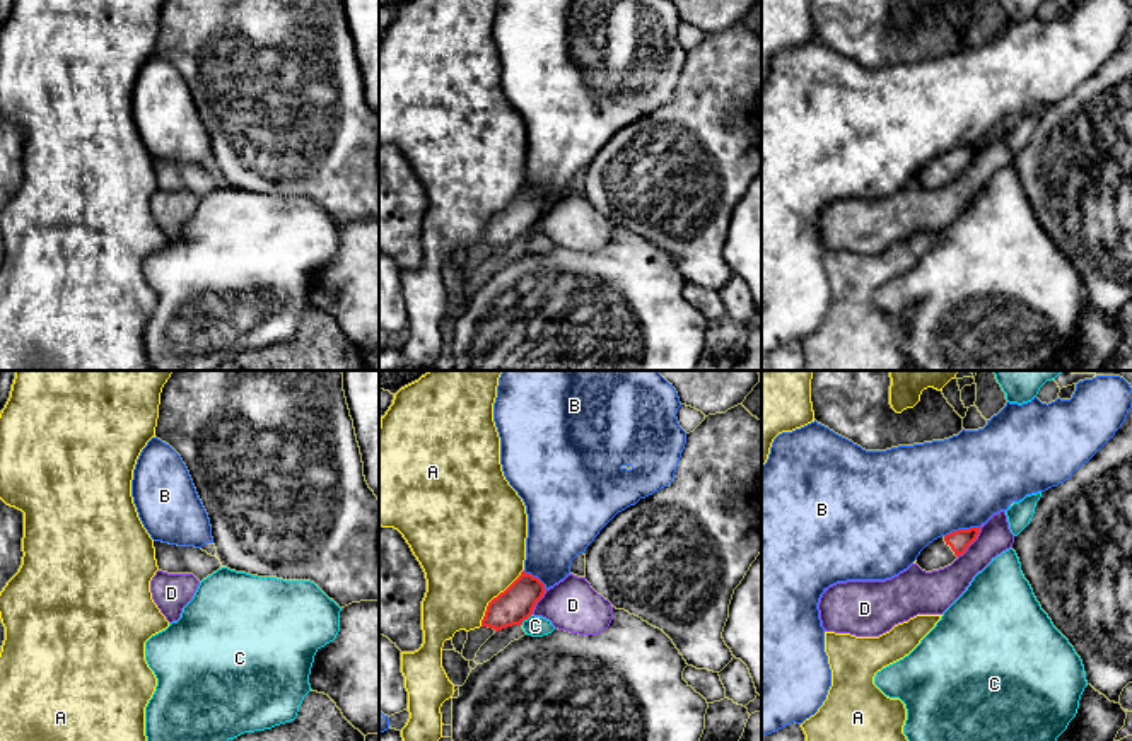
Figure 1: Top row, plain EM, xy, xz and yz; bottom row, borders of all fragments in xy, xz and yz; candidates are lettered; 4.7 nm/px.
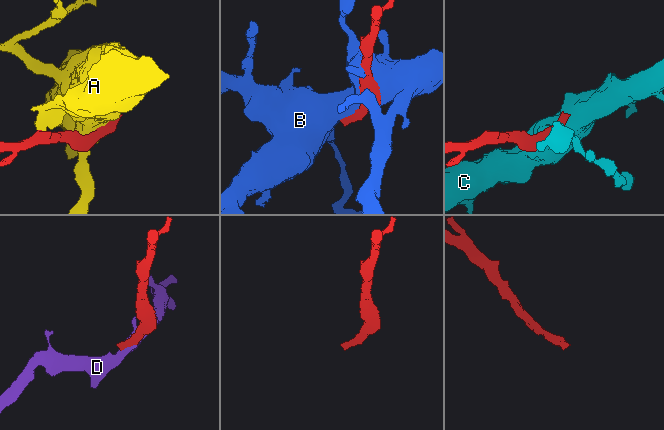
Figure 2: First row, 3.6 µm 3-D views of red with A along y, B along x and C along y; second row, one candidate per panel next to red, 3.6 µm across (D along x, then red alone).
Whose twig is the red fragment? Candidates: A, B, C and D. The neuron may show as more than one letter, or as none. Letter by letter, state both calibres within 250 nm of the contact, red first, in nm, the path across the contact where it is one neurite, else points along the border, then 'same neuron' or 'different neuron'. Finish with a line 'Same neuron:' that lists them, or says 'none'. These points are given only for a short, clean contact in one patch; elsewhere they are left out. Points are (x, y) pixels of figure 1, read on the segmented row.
A: 170 nm thick on the red side, 480 nm on the other; different neuron
B: 100 nm thick on the red side, 460 nm on the other; different neuron
C: 170 nm thick on the red side, 100 nm on the other; different neuron
D: 100 nm thick on the red side, 160 nm on the other; border along yz (982, 526), (977, 538), (958, 557); different neuron
Same neuron: none

